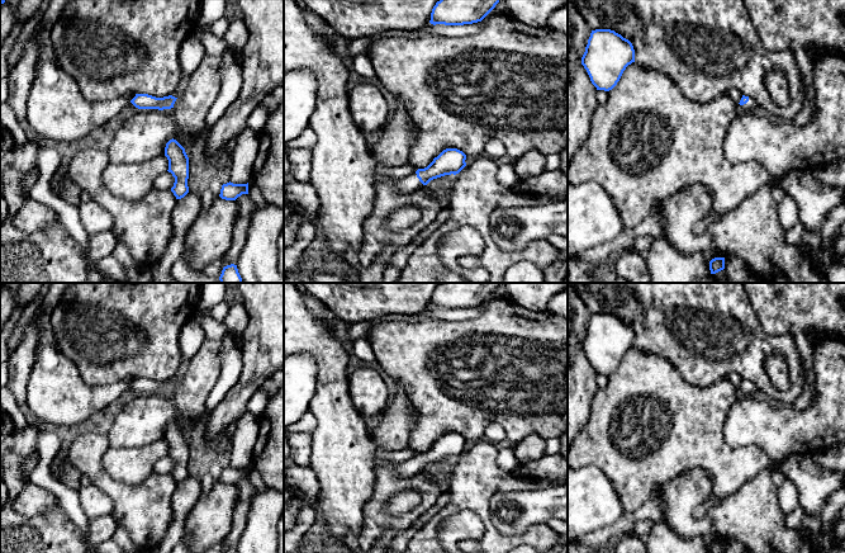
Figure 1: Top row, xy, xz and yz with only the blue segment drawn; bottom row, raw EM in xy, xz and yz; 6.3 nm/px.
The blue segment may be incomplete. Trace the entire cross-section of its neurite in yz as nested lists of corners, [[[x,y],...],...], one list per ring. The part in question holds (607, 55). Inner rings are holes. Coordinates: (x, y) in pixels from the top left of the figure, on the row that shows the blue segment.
[[[611,29],[592,30],[581,65],[597,90],[612,90],[632,62],[635,49],[628,39]]]

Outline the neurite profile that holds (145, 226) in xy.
[[[81,150],[68,162],[67,175],[113,217],[113,232],[127,245],[132,257],[152,266],[162,257],[172,237],[171,213],[177,199],[171,190],[155,188],[137,202],[113,195],[103,181],[108,162],[108,151]]]

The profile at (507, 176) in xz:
[[[507,162],[498,167],[498,181],[508,188],[513,188],[521,179],[514,171],[513,162]]]

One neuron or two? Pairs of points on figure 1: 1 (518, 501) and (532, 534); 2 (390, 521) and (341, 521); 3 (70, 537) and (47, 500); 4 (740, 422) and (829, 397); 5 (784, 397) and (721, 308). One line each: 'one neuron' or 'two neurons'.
1: two neurons
2: two neurons
3: two neurons
4: one neuron
5: one neuron

